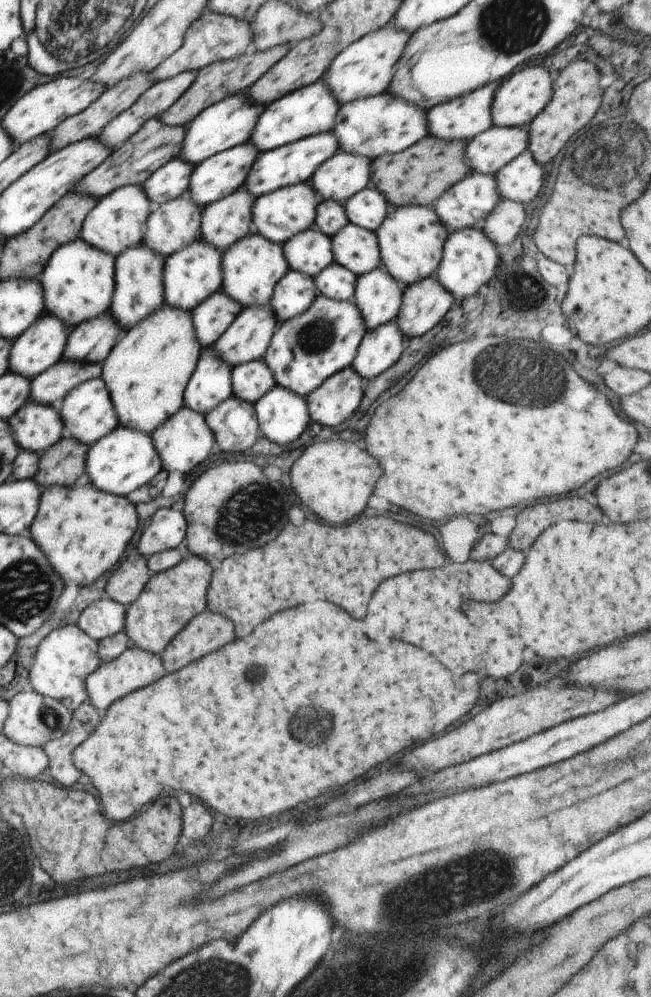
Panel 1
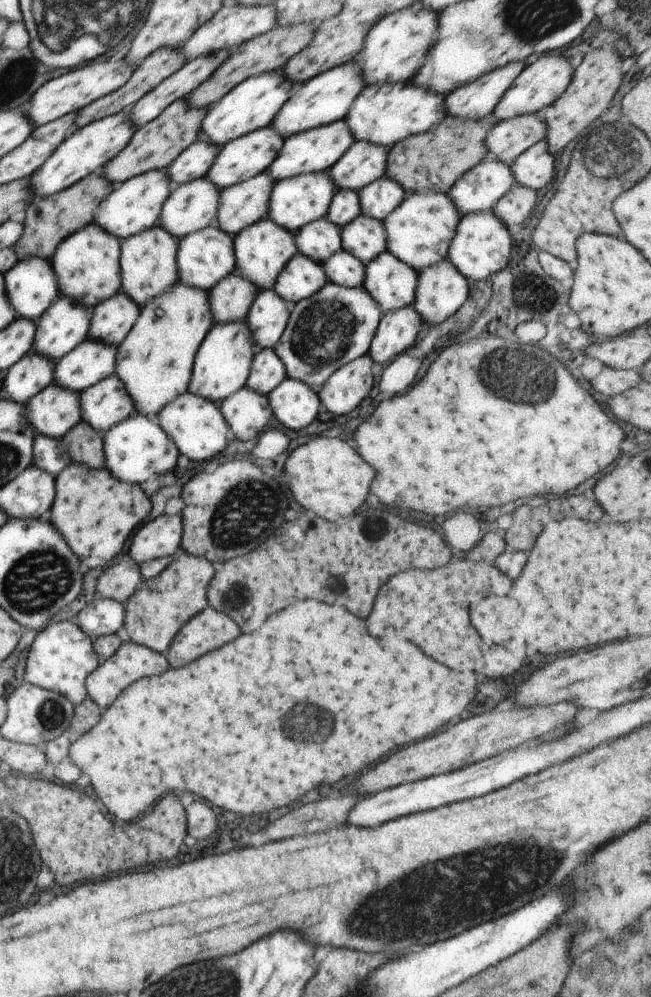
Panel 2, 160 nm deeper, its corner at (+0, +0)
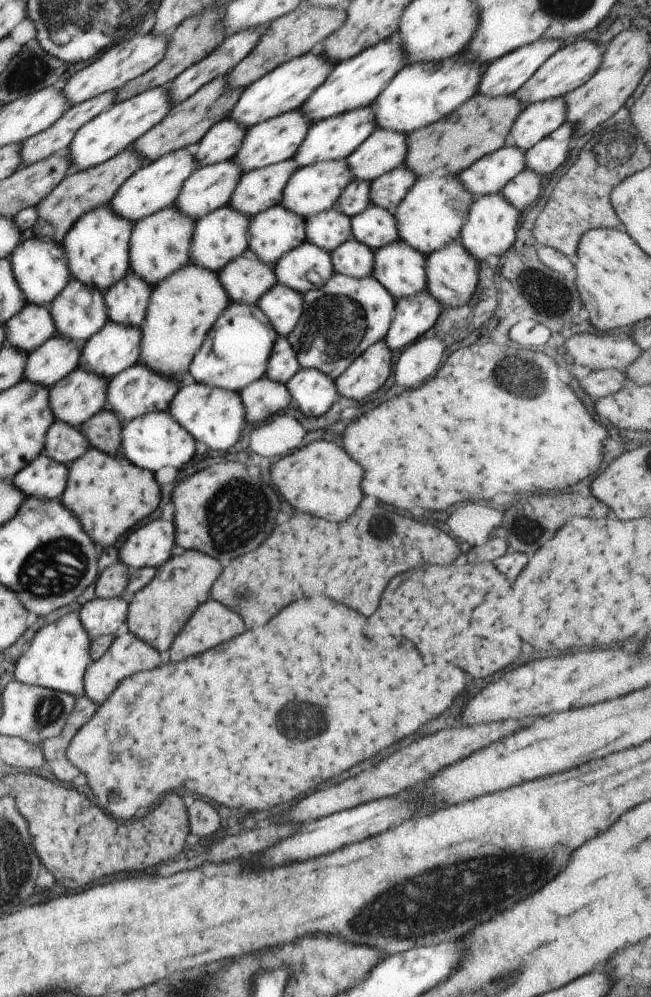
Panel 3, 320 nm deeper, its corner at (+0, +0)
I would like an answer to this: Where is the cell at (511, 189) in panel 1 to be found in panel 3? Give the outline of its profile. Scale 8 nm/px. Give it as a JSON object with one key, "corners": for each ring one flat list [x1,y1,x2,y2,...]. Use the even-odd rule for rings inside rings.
{"corners":[[565,122,558,130,525,152,526,167,537,172,541,177,550,174,568,158,574,142,576,138,573,138,573,124]]}

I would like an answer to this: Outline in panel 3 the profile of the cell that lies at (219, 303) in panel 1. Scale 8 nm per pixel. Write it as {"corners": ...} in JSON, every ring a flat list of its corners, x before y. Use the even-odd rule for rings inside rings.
{"corners":[[246,249,218,272,219,279,234,303,257,304,259,298,276,283,273,267]]}

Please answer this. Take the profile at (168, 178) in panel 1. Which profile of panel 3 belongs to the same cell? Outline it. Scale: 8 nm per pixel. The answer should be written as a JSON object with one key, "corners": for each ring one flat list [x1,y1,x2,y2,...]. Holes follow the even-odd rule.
{"corners":[[232,119,214,124,192,148,199,166,197,168,227,161,236,156,242,146,248,128]]}

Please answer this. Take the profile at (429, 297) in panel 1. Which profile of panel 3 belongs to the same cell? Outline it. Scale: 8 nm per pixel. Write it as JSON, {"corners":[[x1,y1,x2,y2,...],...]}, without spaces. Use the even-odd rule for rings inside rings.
{"corners":[[460,240,452,241,439,251,427,256,427,288,428,292,438,299,443,308,459,307,466,304,474,294,479,281,481,263,469,255]]}

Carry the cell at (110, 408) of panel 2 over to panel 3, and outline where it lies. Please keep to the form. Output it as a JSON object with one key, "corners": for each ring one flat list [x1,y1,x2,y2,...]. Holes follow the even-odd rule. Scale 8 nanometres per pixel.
{"corners":[[137,362,109,380,106,407,108,410,114,411,125,425,137,416,168,410,172,399,181,389,180,384,182,384,182,375,167,377,158,371,153,371,149,366]]}

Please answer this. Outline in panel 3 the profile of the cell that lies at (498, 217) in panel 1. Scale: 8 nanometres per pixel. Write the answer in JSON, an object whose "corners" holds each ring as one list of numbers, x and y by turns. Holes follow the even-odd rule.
{"corners":[[526,167,521,170,501,190,505,200,513,204,520,212,526,213,538,198,542,190,542,177,532,169]]}

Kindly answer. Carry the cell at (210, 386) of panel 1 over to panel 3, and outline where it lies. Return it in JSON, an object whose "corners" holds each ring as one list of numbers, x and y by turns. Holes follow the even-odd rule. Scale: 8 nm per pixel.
{"corners":[[230,302,208,331,190,363,189,372,196,383,240,392,251,382,265,376,267,362,278,337,276,329,257,304]]}

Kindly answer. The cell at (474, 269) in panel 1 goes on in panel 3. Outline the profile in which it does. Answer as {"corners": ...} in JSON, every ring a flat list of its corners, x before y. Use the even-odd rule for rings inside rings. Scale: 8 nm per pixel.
{"corners":[[502,192,478,196,471,204,458,240,465,246,469,255,482,264,488,256,504,255,514,246,514,238,518,234,518,226,524,214,506,201]]}

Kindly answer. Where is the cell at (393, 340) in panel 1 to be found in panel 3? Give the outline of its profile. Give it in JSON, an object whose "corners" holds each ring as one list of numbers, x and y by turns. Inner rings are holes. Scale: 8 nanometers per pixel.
{"corners":[[428,290,396,300,395,315,384,340,392,352,400,352,408,344,426,334,439,319,441,304]]}

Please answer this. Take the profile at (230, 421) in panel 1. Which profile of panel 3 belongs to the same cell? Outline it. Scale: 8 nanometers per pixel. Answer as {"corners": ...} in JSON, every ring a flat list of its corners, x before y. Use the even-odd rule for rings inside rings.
{"corners":[[260,377,251,382,239,392,239,395,245,404,248,423,262,423,268,416,286,410,292,402,287,384,268,377]]}

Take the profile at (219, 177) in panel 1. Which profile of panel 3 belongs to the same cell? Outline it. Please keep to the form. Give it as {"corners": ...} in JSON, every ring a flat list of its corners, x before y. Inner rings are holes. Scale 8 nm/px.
{"corners":[[296,109,251,126,247,130,242,146,234,156,235,163,241,166,244,174,252,169,259,169,286,159,292,159,304,142,311,124,311,120,305,117,300,109]]}

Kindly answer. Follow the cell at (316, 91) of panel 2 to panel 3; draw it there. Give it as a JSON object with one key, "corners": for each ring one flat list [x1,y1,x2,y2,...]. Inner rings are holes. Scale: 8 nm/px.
{"corners":[[398,38,386,39,351,59,341,61,305,101,300,110,311,122,321,121,362,107,370,107,388,83,406,66,409,60]]}

